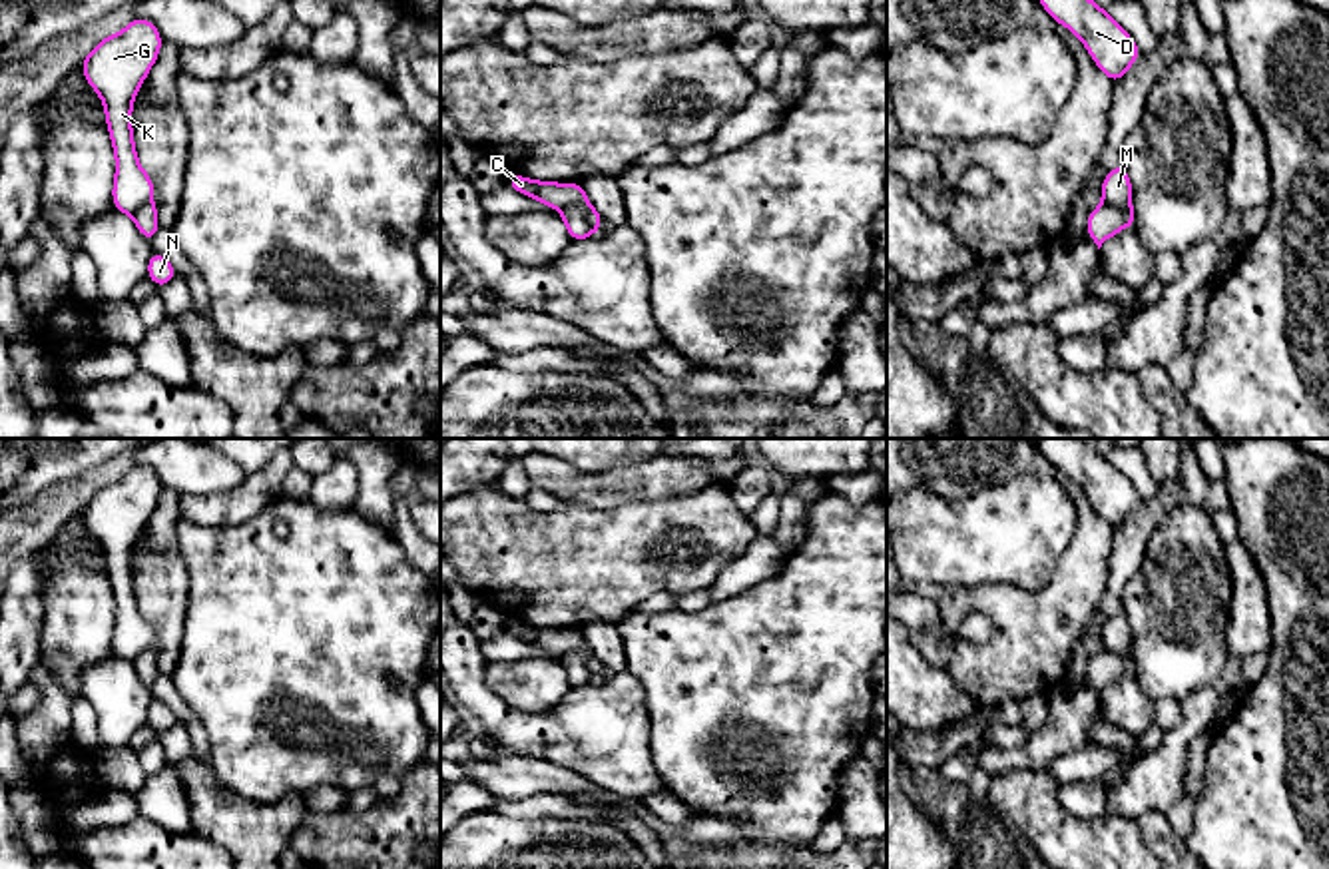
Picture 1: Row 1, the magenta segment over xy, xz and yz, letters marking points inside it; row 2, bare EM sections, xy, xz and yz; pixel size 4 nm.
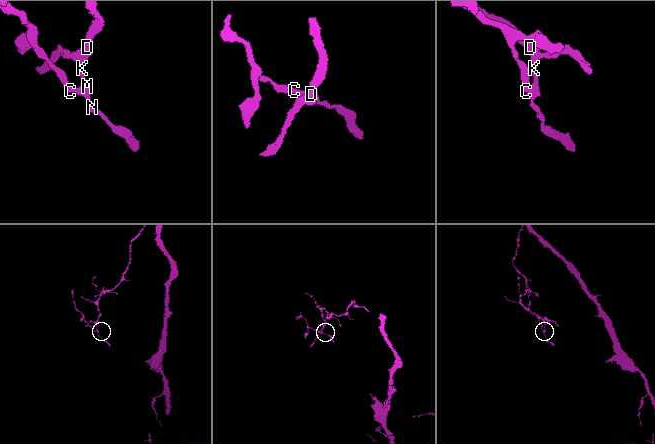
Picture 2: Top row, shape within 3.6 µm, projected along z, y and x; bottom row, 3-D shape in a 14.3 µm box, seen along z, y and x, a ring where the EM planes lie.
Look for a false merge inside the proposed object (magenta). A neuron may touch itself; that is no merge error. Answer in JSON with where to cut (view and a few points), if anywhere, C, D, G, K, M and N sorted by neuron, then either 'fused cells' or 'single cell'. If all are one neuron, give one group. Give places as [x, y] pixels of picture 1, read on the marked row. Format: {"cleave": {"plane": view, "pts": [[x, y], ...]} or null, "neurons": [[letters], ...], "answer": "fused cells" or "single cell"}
{"cleave": {"plane": "xz", "pts": [[562, 208], [576, 206], [594, 230]]}, "neurons": [["C", "N"], ["D", "G", "K", "M"]], "answer": "fused cells"}

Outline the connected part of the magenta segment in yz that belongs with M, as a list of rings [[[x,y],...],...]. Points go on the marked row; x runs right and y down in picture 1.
[[[1116,165],[1104,179],[1102,179],[1102,201],[1104,205],[1118,207],[1124,217],[1124,227],[1134,229],[1134,211],[1132,211],[1132,185],[1126,171],[1126,165]]]

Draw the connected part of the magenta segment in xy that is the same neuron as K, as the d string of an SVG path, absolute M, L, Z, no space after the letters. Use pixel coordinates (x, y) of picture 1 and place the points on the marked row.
M133 18L120 34L98 42L82 64L86 82L104 102L116 153L112 199L118 211L132 217L153 199L153 179L141 169L135 155L132 104L161 44L153 22Z

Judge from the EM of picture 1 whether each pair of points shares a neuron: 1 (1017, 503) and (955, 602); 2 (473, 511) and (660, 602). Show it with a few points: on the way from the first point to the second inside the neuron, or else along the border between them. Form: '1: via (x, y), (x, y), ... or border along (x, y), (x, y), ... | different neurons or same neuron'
1: border along (1011, 582), (951, 586) | different neurons
2: border along (672, 594), (652, 594), (634, 608) | different neurons

